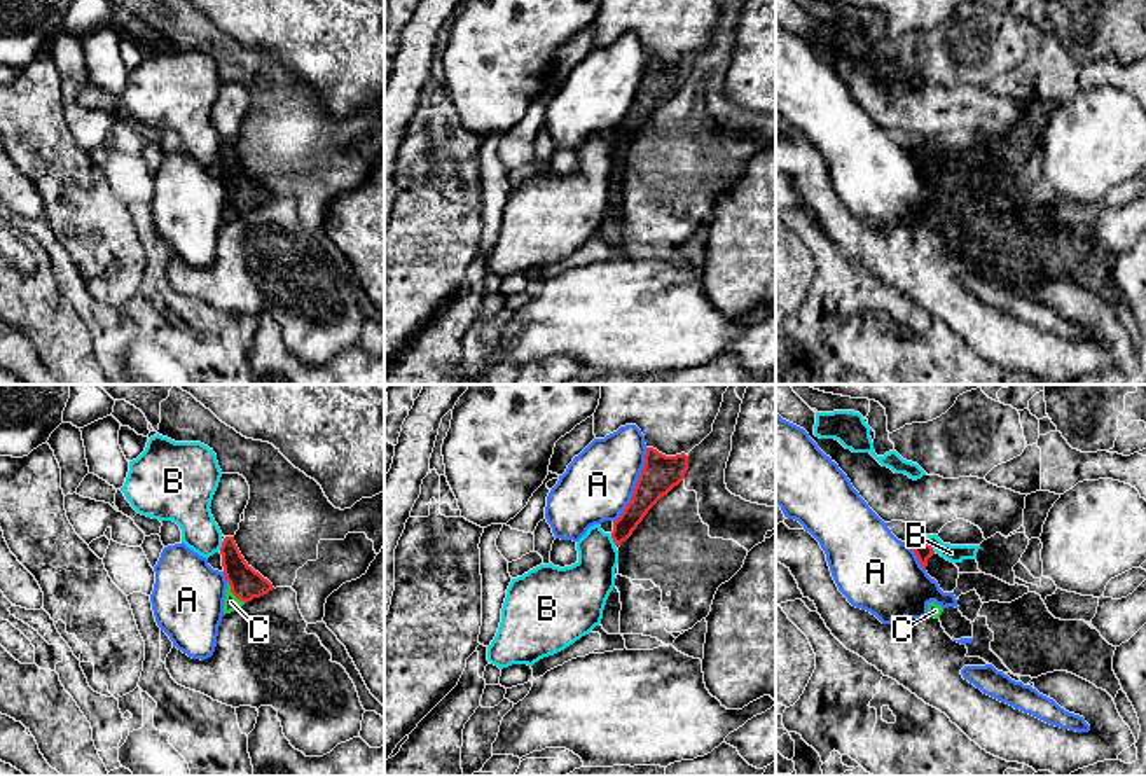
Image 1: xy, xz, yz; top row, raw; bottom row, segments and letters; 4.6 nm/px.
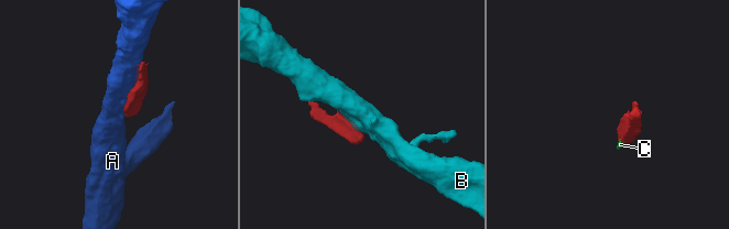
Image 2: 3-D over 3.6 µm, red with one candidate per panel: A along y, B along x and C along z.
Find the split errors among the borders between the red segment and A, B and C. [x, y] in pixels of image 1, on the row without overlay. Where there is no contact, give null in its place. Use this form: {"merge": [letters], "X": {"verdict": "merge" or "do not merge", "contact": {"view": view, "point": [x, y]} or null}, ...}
{"merge": ["C"], "A": {"verdict": "do not merge", "contact": {"view": "xz", "point": [636, 93]}}, "B": {"verdict": "do not merge", "contact": {"view": "xz", "point": [614, 149]}}, "C": {"verdict": "merge", "contact": {"view": "xy", "point": [233, 201]}}}

